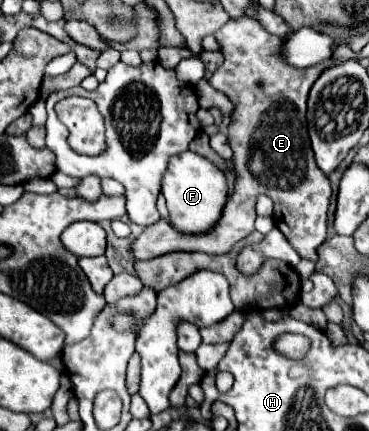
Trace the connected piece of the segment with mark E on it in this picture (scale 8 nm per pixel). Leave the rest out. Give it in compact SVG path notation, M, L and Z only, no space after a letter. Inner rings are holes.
M240 17L240 19L230 19L224 27L218 29L218 33L214 35L220 51L224 55L224 65L212 75L210 85L222 93L226 93L232 103L236 105L236 111L232 115L232 123L228 127L228 143L234 151L234 171L236 171L236 187L234 187L234 195L230 195L226 209L222 213L222 219L218 221L218 225L204 235L180 235L178 231L174 231L170 227L170 223L166 219L158 221L152 227L146 227L132 243L130 243L130 253L136 261L144 261L144 259L154 259L158 255L164 253L172 253L172 251L202 251L202 253L210 253L210 255L226 255L230 253L230 249L244 237L248 237L254 231L254 205L256 205L256 197L260 193L266 193L268 197L274 199L274 223L276 227L286 235L288 243L298 251L298 255L302 259L310 259L316 261L316 249L318 245L326 239L326 225L328 225L328 207L330 207L330 197L332 197L332 187L330 187L330 179L318 169L316 161L314 161L314 153L310 147L310 139L308 139L308 129L306 129L306 99L308 99L308 91L314 85L314 81L320 77L320 73L328 67L334 65L334 57L320 61L314 67L306 67L306 69L296 69L292 65L288 65L282 57L282 47L284 47L284 39L278 35L268 33L256 19L250 17Z

